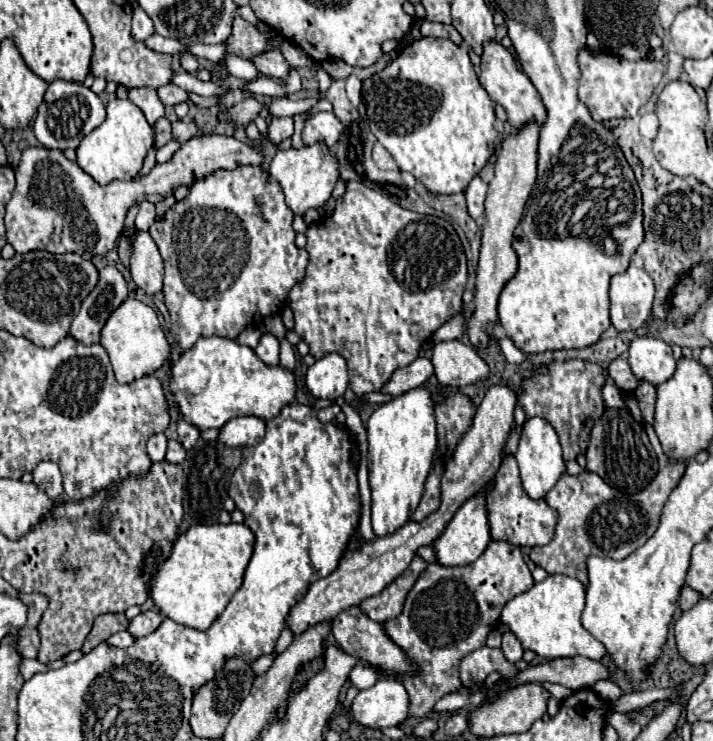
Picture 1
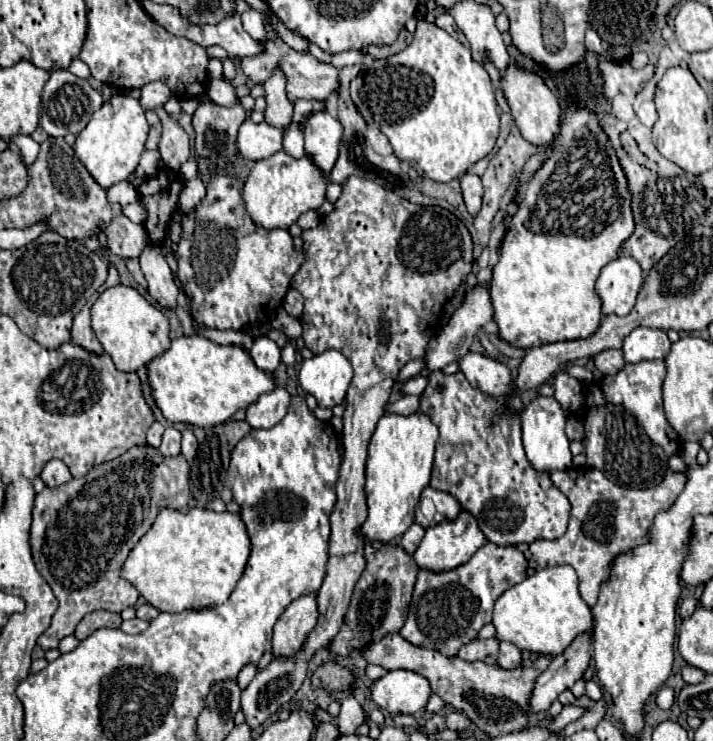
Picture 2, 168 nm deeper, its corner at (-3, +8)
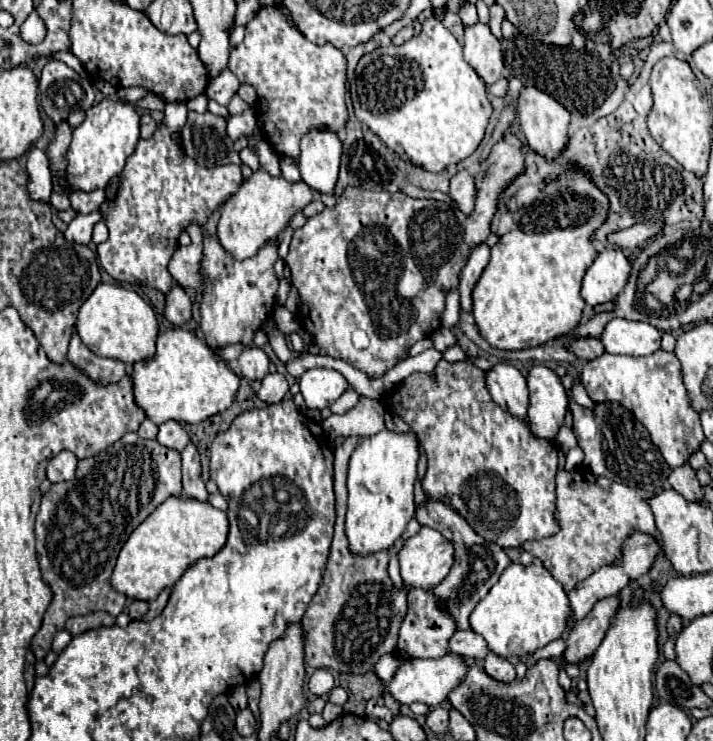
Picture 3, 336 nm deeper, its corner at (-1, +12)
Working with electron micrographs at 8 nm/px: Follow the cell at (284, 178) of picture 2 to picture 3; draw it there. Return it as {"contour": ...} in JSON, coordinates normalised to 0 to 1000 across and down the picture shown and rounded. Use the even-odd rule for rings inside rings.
{"contour":[[[366,227],[338,248],[332,262],[327,262],[316,273],[304,302],[307,329],[332,351],[358,345],[372,329],[388,324],[388,318],[403,308],[408,291],[414,286],[422,286],[422,281],[428,281],[439,270],[439,262],[442,259],[428,246],[405,248],[403,243],[397,243],[397,238],[383,240]]]}

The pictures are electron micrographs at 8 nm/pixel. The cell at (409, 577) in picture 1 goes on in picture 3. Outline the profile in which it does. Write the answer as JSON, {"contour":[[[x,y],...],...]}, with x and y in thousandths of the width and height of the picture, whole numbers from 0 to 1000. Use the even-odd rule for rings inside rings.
{"contour":[[[489,588],[470,607],[470,669],[473,704],[464,734],[464,748],[456,764],[456,780],[439,804],[422,845],[428,869],[428,896],[436,901],[464,901],[473,907],[512,910],[520,907],[534,885],[557,874],[557,853],[571,829],[571,802],[557,796],[543,775],[546,750],[540,742],[518,750],[495,750],[487,740],[481,699],[487,688],[487,623],[501,605],[504,591]],[[433,858],[433,872],[431,872]]]}

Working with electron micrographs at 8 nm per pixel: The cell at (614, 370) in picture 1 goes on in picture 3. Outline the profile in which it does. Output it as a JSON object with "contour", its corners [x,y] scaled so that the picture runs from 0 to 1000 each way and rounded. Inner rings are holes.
{"contour":[[[823,453],[823,456],[804,456],[798,462],[795,472],[804,475],[815,486],[832,486],[832,483],[837,483],[837,480],[843,480],[849,475],[846,464],[837,456],[829,456],[829,453]]]}

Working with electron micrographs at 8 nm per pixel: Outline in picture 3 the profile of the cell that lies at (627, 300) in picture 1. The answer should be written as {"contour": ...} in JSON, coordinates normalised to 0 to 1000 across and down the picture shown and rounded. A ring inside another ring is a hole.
{"contour":[[[849,335],[849,340],[837,343],[837,348],[818,372],[818,386],[815,386],[818,405],[826,413],[863,405],[863,399],[879,383],[882,364],[885,354],[871,337]]]}

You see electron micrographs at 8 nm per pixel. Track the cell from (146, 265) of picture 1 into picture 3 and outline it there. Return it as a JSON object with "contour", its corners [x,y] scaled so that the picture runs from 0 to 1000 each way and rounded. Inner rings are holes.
{"contour":[[[240,389],[237,397],[231,399],[234,413],[231,413],[231,429],[243,437],[243,440],[254,440],[262,432],[268,432],[268,405],[259,397],[257,389]]]}

